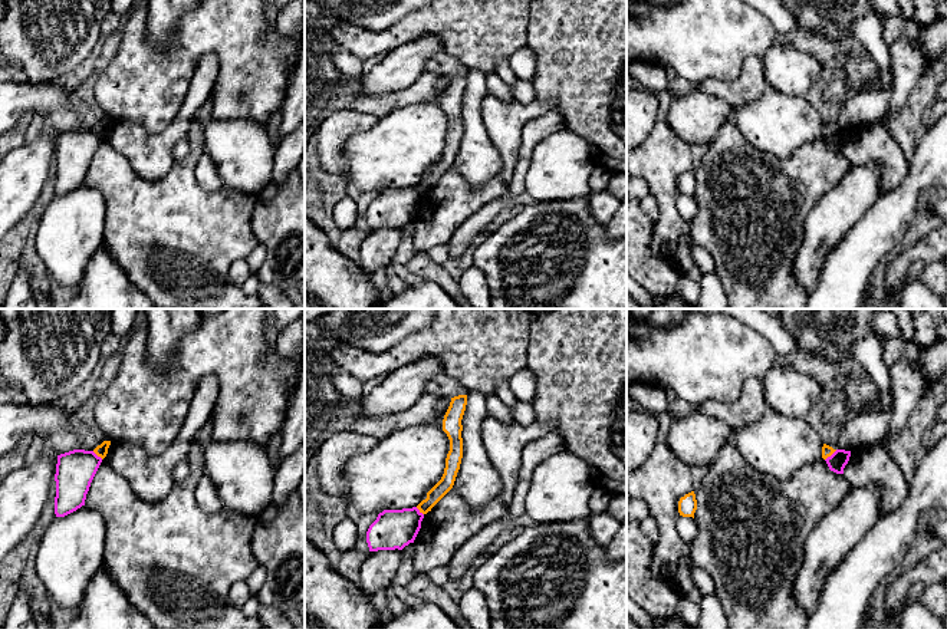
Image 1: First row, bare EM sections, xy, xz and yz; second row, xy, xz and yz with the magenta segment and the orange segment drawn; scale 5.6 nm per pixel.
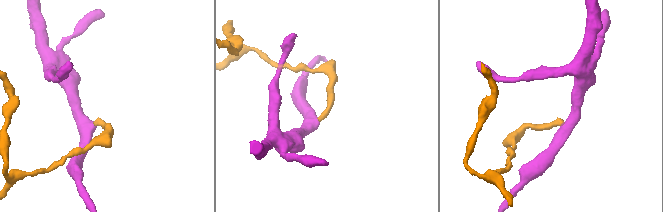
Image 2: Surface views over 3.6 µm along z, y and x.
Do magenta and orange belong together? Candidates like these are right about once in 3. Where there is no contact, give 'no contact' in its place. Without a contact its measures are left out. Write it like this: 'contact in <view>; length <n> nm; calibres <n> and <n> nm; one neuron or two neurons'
contact in yz; length 90 nm; calibres 100 and 60 nm; two neurons

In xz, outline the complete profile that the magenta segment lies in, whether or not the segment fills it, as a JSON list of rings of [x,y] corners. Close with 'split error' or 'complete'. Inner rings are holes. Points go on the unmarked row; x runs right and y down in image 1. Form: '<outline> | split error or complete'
[[[417,187],[384,188],[366,210],[369,230],[402,228],[414,221],[424,192]]] | complete

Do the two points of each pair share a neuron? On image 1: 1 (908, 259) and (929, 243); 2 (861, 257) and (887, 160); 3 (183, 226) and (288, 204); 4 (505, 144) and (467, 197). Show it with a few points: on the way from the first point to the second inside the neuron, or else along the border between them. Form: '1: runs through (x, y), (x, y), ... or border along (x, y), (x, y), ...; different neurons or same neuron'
1: runs through (913, 254), (924, 247); same neuron
2: border along (907, 171), (907, 175), (897, 187), (881, 194); different neurons
3: border along (253, 196), (252, 230), (259, 241); different neurons
4: runs through (507, 161), (506, 174), (484, 194); same neuron

